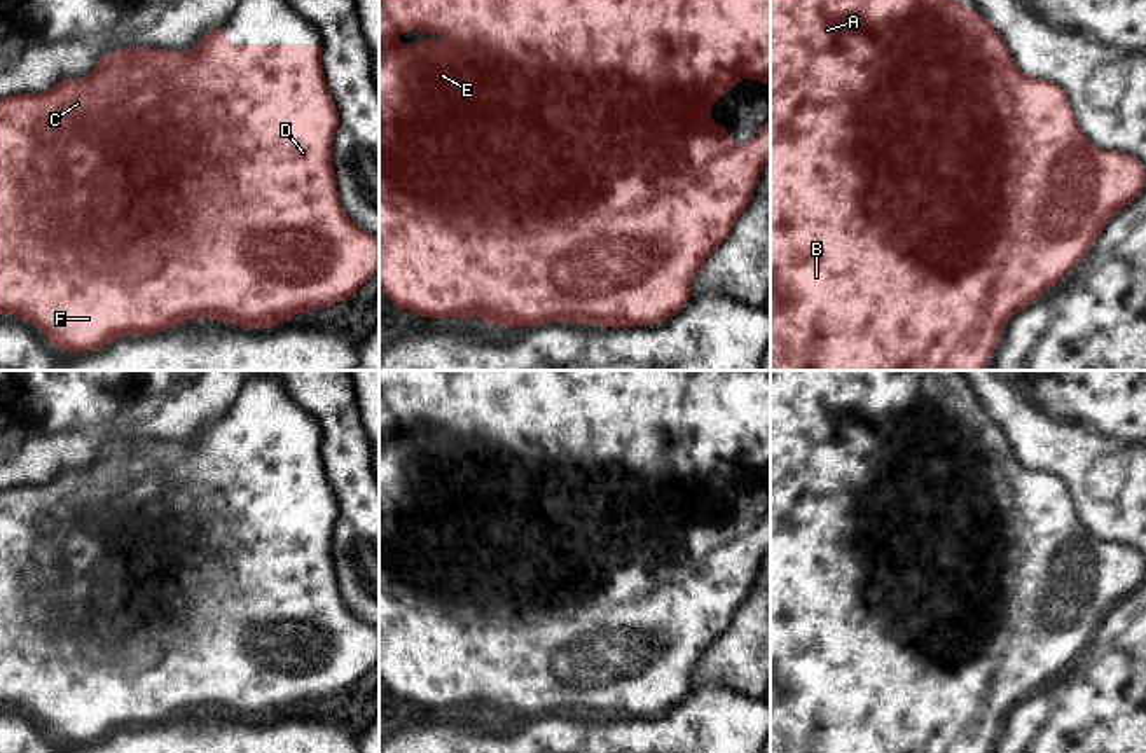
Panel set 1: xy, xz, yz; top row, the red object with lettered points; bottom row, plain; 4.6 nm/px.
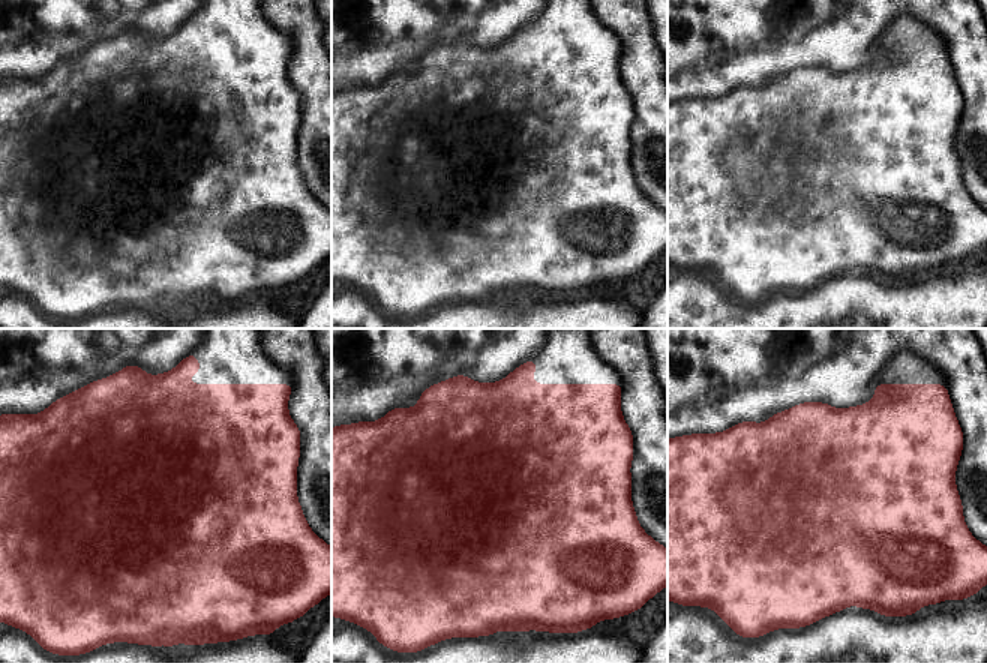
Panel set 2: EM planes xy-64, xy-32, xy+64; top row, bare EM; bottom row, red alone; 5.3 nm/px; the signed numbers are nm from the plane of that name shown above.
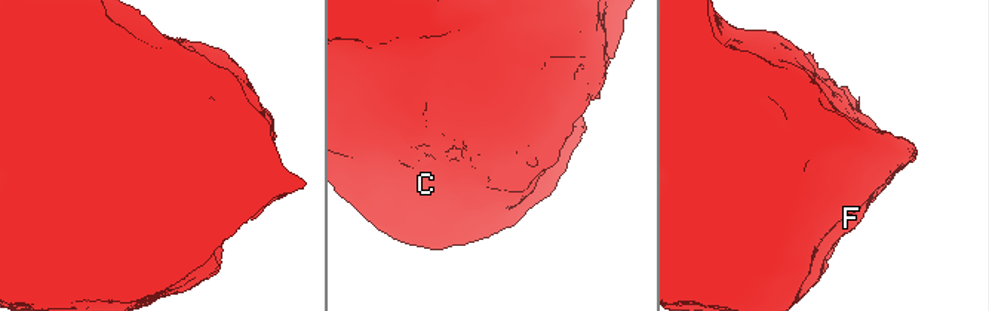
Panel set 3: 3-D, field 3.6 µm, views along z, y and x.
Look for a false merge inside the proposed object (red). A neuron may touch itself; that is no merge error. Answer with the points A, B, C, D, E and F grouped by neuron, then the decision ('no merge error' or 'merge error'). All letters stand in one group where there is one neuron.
A B C D E F; no merge error

